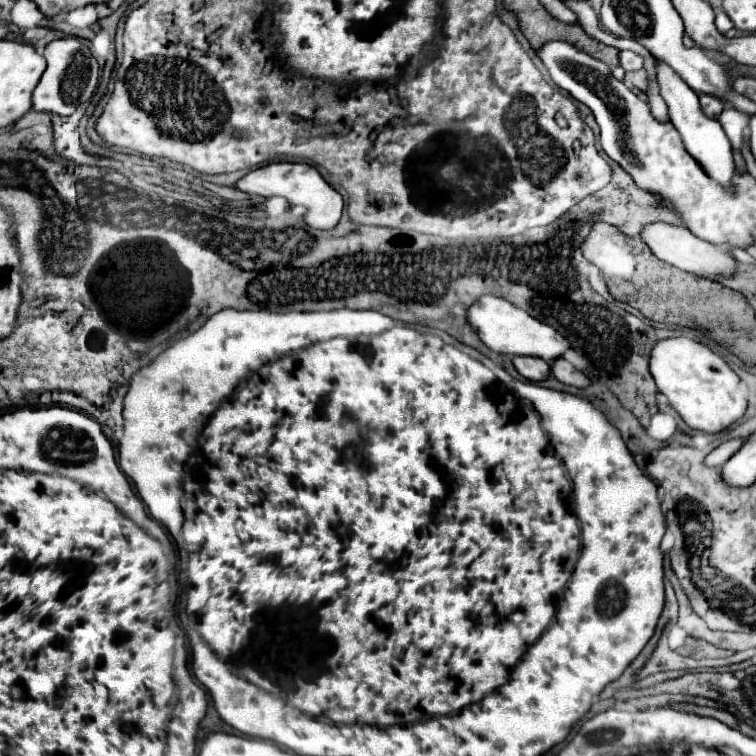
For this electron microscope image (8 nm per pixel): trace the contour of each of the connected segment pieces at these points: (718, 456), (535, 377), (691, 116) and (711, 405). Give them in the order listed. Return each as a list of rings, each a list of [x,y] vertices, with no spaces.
[[[730,439],[730,441],[722,443],[720,447],[716,447],[716,449],[706,457],[704,463],[706,463],[708,467],[720,467],[720,465],[724,465],[724,463],[734,455],[734,451],[740,449],[742,443],[744,443],[744,439]]]
[[[512,357],[512,363],[528,381],[544,381],[550,375],[550,363],[540,357]]]
[[[666,63],[658,65],[658,83],[660,83],[660,93],[662,93],[662,97],[664,97],[664,101],[670,109],[670,121],[680,131],[686,149],[692,151],[692,157],[698,159],[698,163],[704,167],[704,171],[712,179],[716,179],[722,185],[730,185],[730,177],[732,177],[732,171],[734,171],[734,159],[732,159],[730,141],[728,141],[722,125],[714,119],[708,119],[700,111],[698,95]]]
[[[688,337],[662,339],[652,349],[650,371],[658,391],[668,397],[670,405],[680,413],[690,429],[704,433],[720,433],[746,413],[748,399],[744,391],[740,391],[740,377],[726,369],[730,367],[724,359]]]

